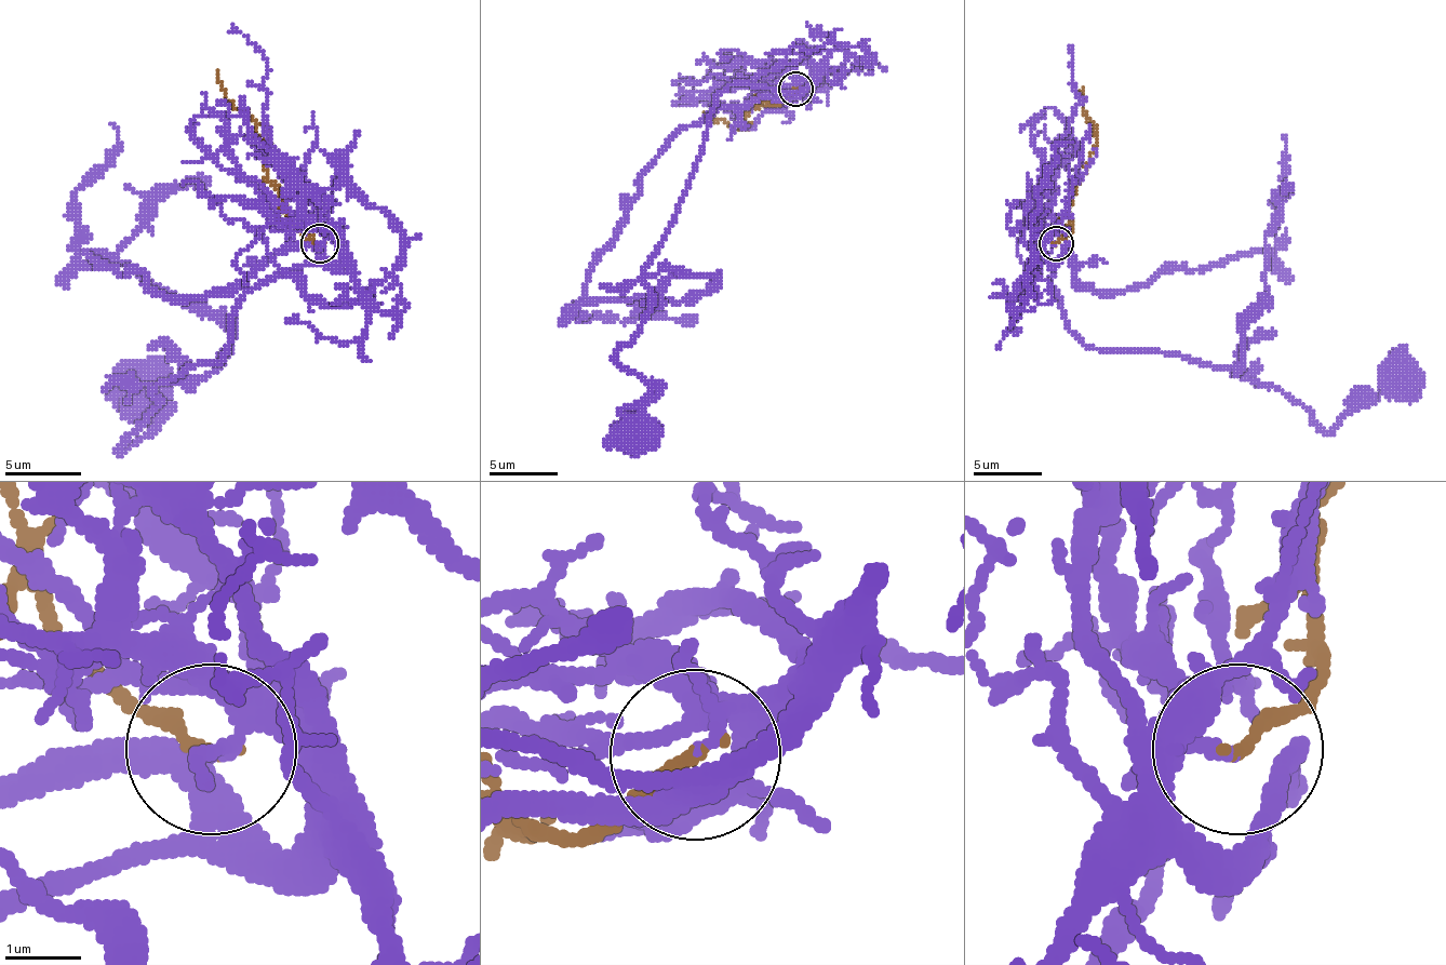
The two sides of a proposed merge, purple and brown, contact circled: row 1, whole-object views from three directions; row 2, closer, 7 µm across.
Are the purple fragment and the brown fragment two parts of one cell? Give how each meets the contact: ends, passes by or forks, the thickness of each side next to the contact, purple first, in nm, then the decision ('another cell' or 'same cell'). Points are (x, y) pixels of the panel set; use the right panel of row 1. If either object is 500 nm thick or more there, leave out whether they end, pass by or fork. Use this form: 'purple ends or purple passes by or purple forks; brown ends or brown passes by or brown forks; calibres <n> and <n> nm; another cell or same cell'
purple passes by; brown ends; calibres 120 and 180 nm; same cell

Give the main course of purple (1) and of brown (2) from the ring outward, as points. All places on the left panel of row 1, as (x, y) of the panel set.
1: (321, 242), (339, 257), (248, 292), (222, 357), (152, 391), (122, 453), (156, 423), (125, 411), (141, 396)
2: (321, 242), (286, 215), (286, 200), (264, 162), (267, 143), (255, 132), (252, 116), (225, 97), (217, 70)

